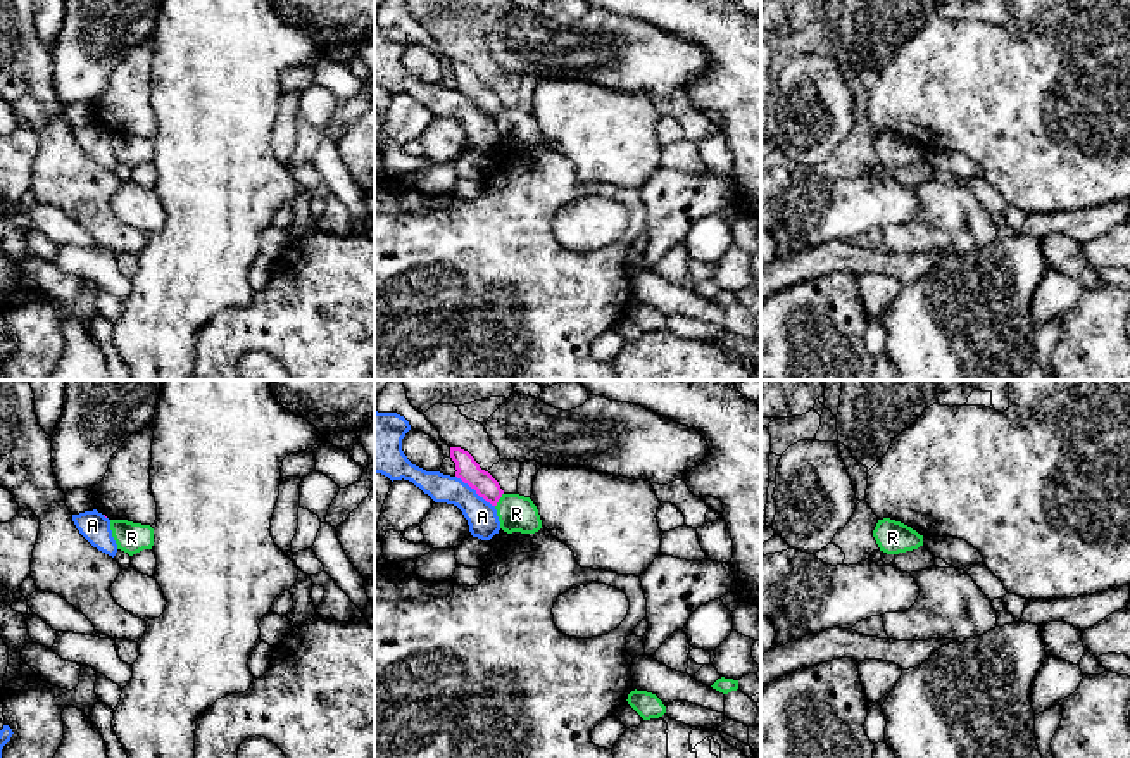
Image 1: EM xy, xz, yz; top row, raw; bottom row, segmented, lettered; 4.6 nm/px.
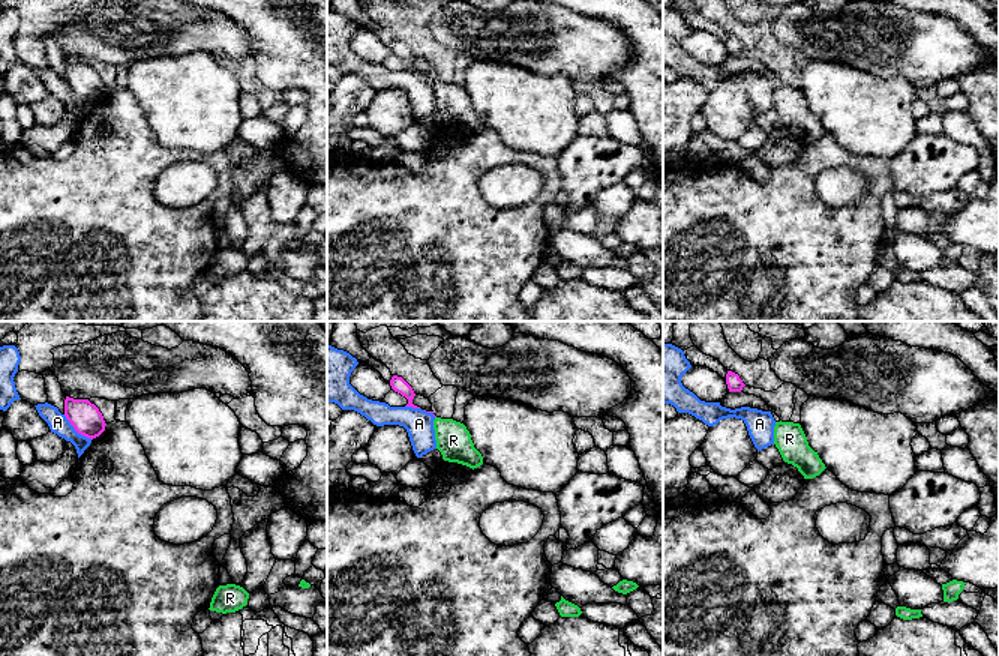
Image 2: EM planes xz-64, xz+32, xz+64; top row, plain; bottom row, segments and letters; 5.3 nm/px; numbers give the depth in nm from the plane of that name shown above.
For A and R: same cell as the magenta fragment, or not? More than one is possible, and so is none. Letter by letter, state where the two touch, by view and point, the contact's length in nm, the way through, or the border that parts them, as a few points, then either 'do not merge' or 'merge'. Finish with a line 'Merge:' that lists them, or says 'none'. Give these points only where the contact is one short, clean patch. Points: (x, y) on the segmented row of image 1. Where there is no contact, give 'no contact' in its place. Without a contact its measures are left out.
A: meets magenta in xz at (475, 489); contact 240 nm long; do not merge
R: meets magenta in xz at (499, 498); contact 80 nm long; border along xz (502, 492), (495, 506); do not merge
Merge: none

